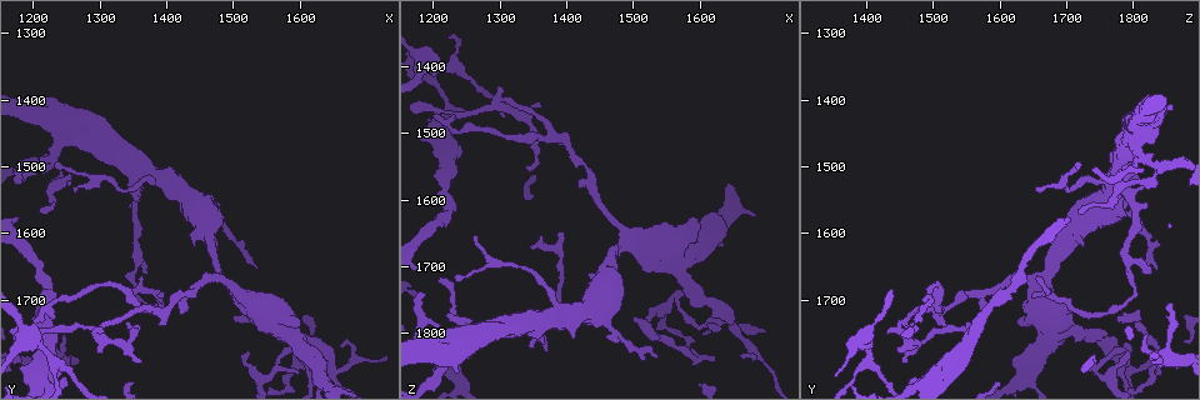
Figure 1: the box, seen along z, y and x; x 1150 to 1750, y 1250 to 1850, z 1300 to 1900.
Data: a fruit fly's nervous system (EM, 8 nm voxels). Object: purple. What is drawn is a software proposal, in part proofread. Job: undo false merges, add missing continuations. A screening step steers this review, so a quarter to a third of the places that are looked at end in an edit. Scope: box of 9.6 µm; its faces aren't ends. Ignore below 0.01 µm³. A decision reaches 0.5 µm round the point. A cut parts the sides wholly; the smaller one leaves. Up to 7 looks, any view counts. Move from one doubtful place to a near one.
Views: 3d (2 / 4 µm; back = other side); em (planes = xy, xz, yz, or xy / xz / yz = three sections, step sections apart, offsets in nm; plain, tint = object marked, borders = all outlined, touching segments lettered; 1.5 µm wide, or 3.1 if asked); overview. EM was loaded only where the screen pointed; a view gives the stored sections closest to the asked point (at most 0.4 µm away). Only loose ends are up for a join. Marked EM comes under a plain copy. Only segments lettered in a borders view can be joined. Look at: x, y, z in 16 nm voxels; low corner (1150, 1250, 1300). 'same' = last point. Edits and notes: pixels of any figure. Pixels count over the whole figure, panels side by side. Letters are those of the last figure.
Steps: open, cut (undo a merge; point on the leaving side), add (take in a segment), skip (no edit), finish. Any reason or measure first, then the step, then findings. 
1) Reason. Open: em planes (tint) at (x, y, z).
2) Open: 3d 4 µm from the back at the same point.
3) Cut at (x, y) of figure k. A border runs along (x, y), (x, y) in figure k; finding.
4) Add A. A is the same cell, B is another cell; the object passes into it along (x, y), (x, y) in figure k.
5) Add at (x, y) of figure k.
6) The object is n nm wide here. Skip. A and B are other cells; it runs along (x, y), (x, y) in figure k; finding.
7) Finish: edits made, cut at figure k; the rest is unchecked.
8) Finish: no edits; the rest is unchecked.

A fork. Open: em yz step 4 (borders) at (1440, 1690, 1580).

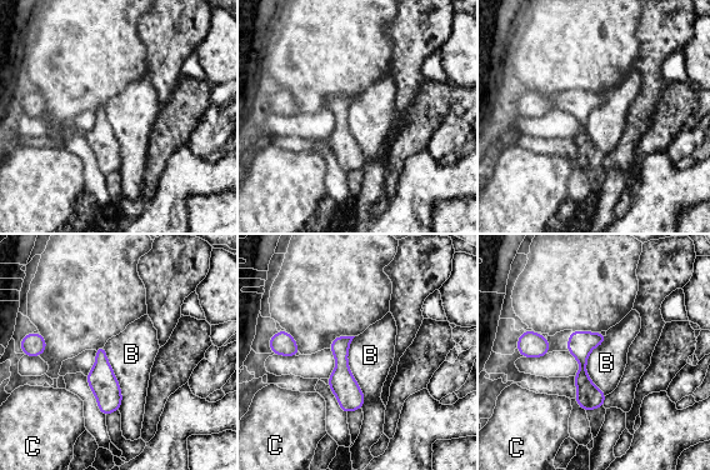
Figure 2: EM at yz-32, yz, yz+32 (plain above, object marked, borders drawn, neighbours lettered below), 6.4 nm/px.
Skip. B and C are other cells; a border runs along (354, 336), (346, 363), (361, 408) in figure 2; one cell here.

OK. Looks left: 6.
Thick turns thin. Open: em xy step 4 (tint) at (1460, 1570, 1735).

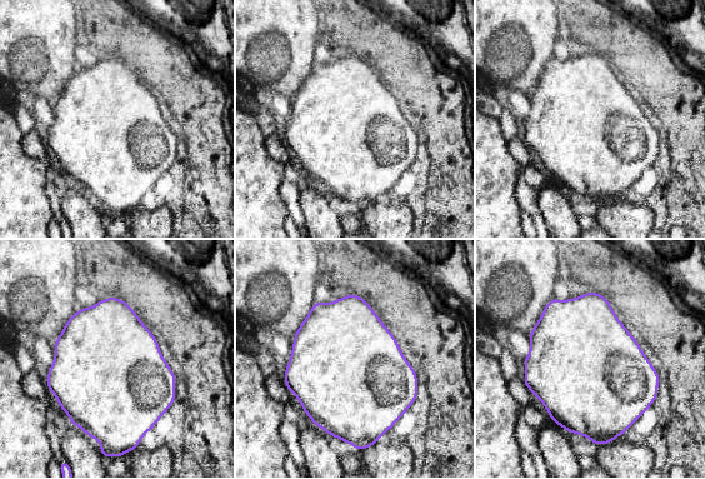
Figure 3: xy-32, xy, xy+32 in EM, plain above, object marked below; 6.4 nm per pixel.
What lies round it. Open: em xy step 4 (borders) at the same point.

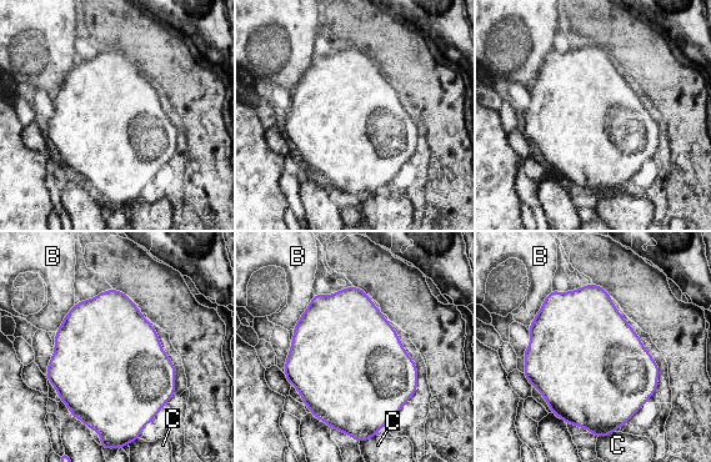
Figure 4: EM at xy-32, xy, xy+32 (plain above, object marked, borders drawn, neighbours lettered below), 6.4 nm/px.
Skip. B and C are other cells; continuous, no second cell.

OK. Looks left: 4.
Open: 3d 4 µm at (1535, 1655, 1835).

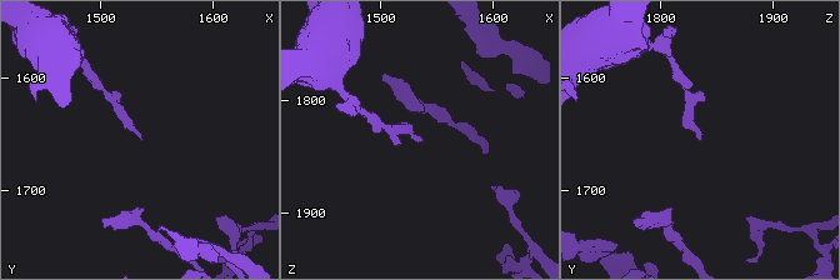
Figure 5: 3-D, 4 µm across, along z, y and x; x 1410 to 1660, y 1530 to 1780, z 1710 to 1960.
Shape alone is not enough. Open: em planes (borders) at (1534, 1654, 1836).

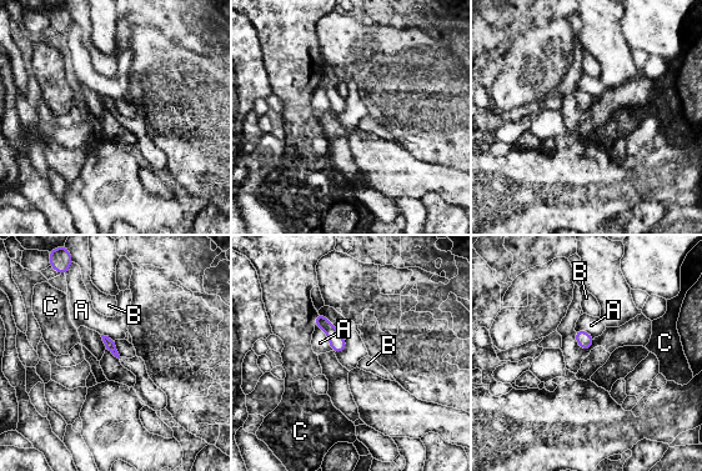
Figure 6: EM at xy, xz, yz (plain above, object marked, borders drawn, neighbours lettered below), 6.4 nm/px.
Skip. A, B and C are other cells; a border runs along (315, 324), (325, 332), (332, 350) in figure 6; no lettered segment goes on from it.

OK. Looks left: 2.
Finish: no edits; the rest is unchecked.

